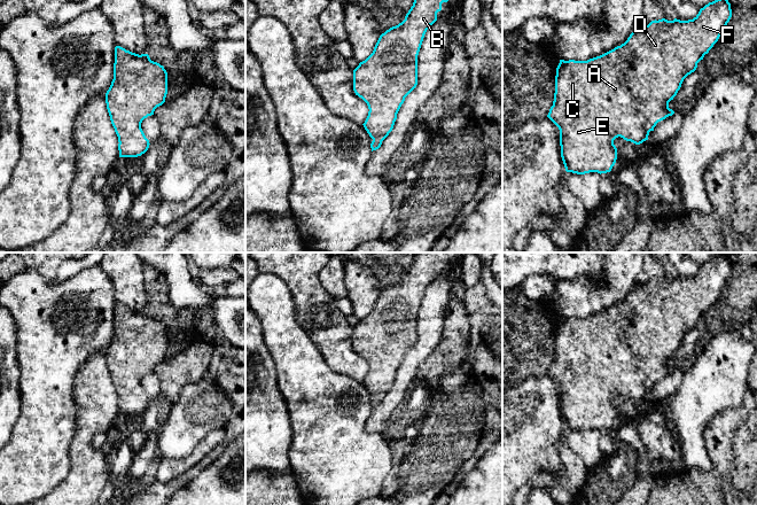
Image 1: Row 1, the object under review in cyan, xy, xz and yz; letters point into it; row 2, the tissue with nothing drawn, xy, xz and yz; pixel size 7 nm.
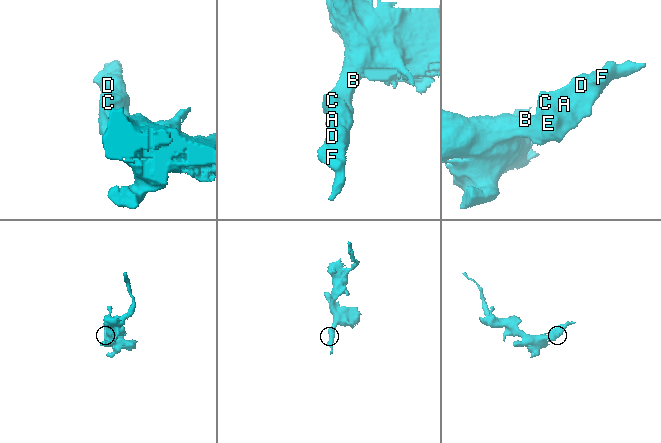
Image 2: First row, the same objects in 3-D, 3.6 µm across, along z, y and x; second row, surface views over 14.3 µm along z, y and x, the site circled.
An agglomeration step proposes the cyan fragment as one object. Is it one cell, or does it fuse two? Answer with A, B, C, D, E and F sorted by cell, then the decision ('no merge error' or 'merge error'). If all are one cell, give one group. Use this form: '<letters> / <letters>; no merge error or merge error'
A B C D E F; no merge error

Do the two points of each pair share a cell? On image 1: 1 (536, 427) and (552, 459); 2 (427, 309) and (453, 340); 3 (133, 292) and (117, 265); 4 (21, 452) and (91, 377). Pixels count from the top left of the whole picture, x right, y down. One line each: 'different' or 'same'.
1: same
2: different
3: same
4: different

